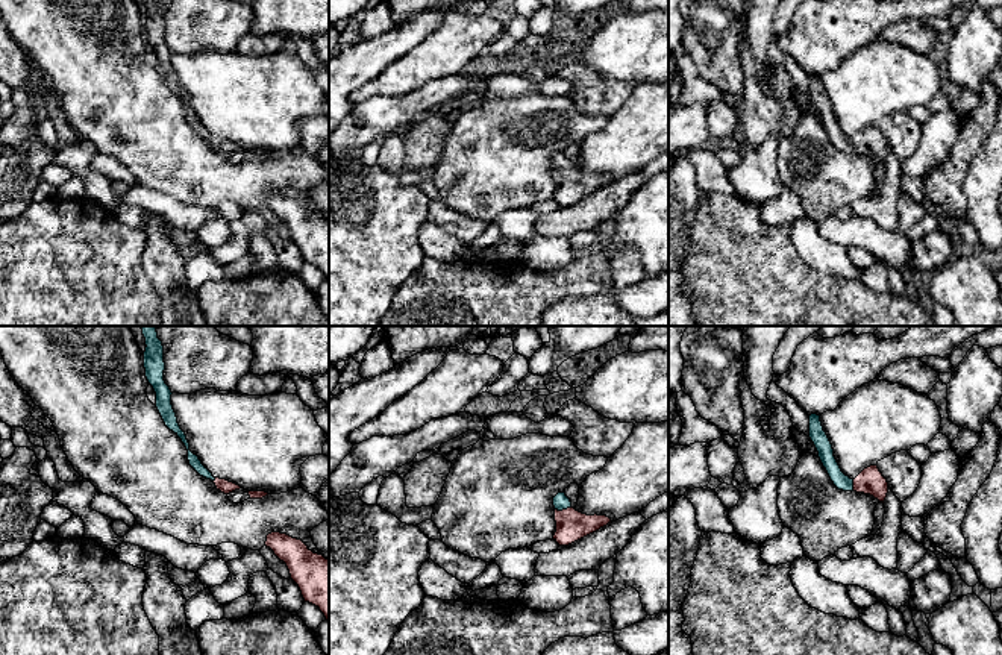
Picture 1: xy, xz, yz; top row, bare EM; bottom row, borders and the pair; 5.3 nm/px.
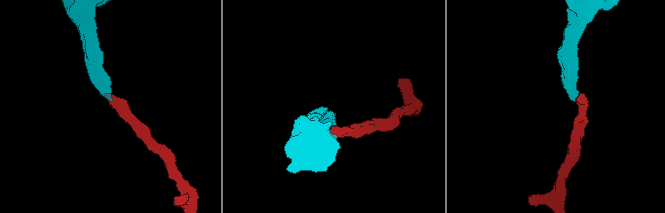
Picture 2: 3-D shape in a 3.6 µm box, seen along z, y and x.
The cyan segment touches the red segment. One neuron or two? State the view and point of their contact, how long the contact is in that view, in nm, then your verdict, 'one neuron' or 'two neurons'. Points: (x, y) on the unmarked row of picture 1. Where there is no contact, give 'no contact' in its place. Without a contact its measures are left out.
xz (563, 169) | 90 nm | one neuron

